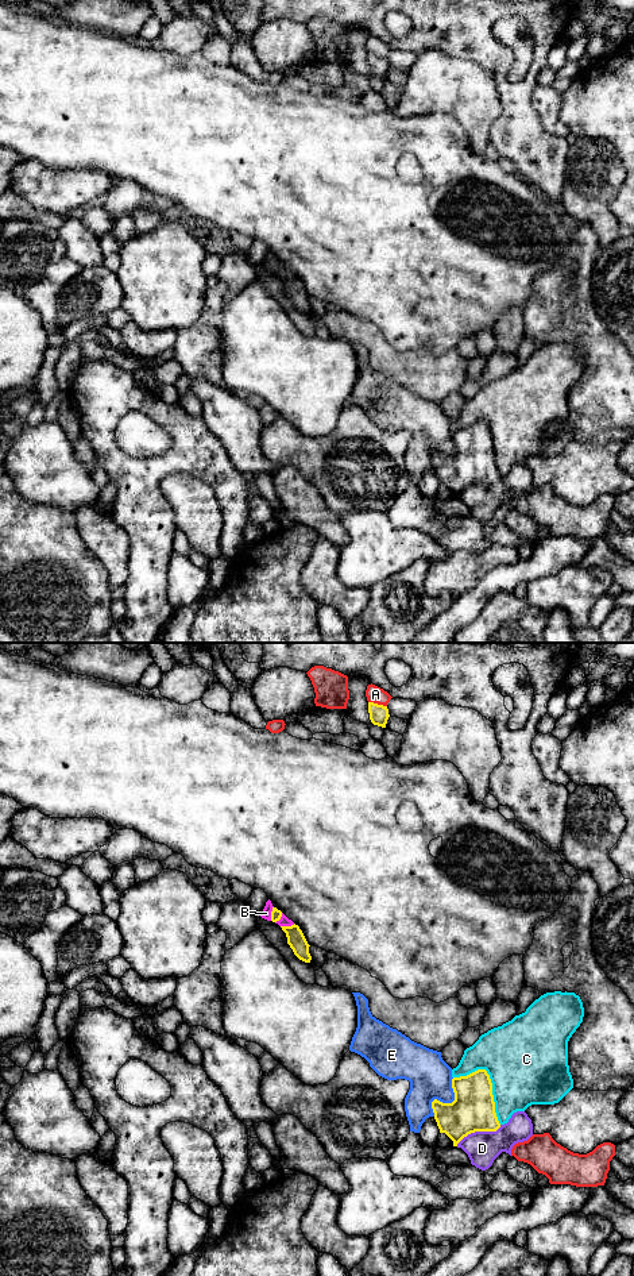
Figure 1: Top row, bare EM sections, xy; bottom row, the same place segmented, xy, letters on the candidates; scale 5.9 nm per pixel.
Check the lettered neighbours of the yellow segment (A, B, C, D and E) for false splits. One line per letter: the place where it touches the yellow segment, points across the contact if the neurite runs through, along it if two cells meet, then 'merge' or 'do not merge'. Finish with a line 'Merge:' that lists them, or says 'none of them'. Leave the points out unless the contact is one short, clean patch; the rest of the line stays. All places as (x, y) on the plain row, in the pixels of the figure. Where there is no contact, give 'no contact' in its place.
A: contact xy (377, 56); do not merge
B: contact xy (271, 265); way xy (275, 266), (271, 265), (266, 265); merge
C: contact xy (490, 434); do not merge
D: contact xy (478, 482); do not merge
E: contact xy (447, 455); do not merge
Merge: B

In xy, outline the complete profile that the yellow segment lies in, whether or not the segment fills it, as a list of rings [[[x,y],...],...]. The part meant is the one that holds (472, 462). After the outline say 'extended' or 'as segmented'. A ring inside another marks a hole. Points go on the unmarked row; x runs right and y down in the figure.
[[[478,421],[467,428],[453,429],[455,452],[432,454],[434,471],[440,485],[445,485],[453,498],[475,483],[496,483],[500,479],[495,464],[492,435],[486,421]]] | as segmented

